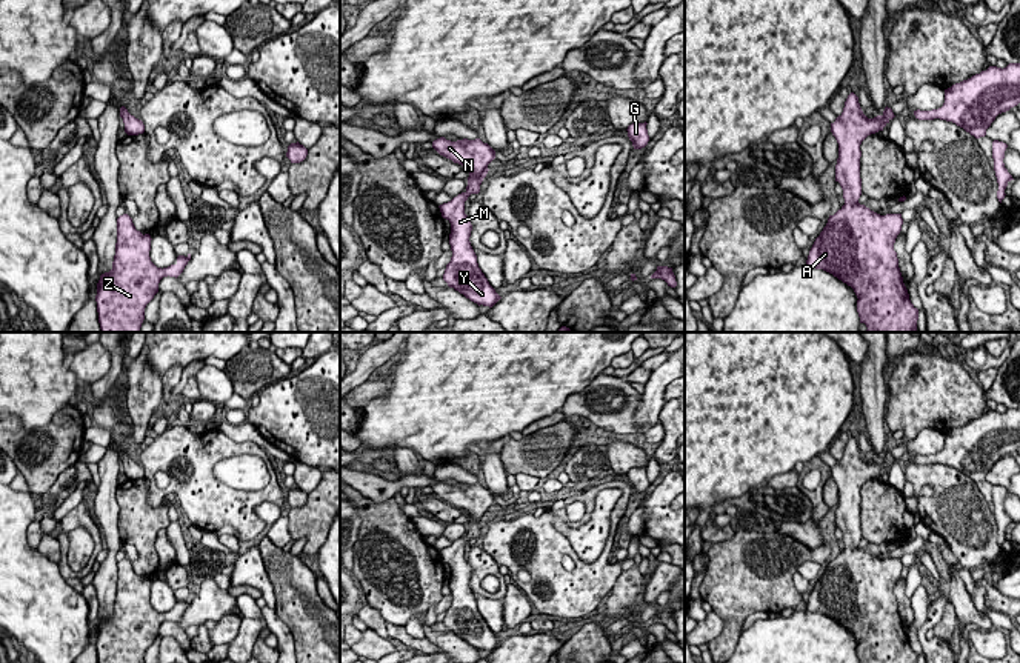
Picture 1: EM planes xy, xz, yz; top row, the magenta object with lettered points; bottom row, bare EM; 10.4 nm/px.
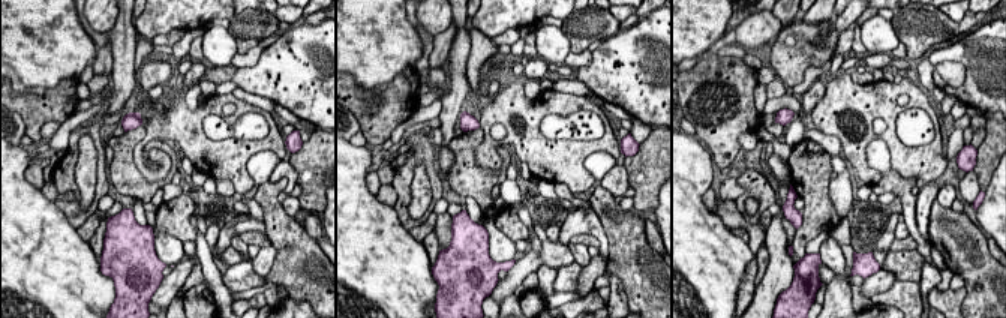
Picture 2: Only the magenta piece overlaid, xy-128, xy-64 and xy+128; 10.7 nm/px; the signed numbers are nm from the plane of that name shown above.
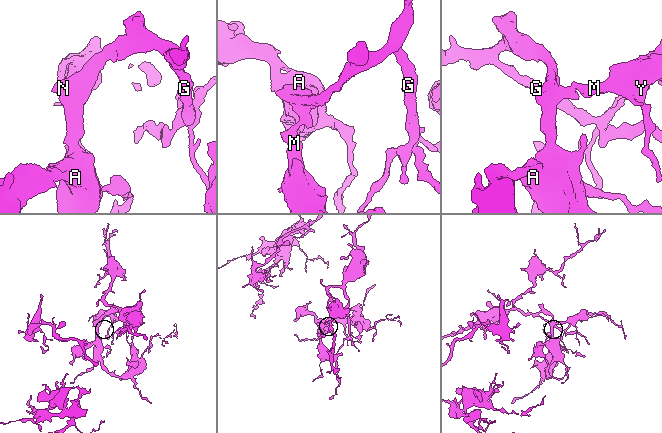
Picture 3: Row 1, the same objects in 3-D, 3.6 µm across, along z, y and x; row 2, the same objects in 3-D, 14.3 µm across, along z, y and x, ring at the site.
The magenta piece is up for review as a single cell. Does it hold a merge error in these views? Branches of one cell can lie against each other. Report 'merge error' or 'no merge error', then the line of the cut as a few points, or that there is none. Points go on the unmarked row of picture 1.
no merge error | no cut

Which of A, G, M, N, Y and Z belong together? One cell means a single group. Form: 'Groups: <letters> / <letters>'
Groups: A G M N Y Z

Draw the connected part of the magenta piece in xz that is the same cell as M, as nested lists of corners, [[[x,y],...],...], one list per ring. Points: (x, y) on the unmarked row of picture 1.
[[[440,481],[432,486],[432,492],[469,515],[466,535],[438,551],[442,561],[451,568],[452,601],[446,609],[443,625],[478,651],[492,652],[502,641],[478,612],[477,600],[469,586],[472,569],[465,558],[465,546],[471,538],[480,537],[480,529],[489,515],[488,509],[495,503],[495,495],[480,483],[451,486]]]

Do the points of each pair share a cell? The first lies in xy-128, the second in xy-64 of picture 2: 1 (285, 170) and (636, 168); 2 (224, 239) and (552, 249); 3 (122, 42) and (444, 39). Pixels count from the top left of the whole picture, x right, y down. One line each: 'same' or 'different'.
1: different
2: different
3: different

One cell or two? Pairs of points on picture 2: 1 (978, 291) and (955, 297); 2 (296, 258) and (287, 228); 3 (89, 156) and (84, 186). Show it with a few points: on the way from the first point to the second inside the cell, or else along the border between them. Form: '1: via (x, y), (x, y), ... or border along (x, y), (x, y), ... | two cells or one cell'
1: border along (964, 287), (964, 299), (961, 302) | two cells
2: via (296, 251), (288, 236) | one cell
3: via (86, 164), (86, 179) | one cell

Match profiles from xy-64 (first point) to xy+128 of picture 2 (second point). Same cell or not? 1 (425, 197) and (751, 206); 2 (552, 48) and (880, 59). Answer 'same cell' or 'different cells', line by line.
1: same cell
2: different cells

